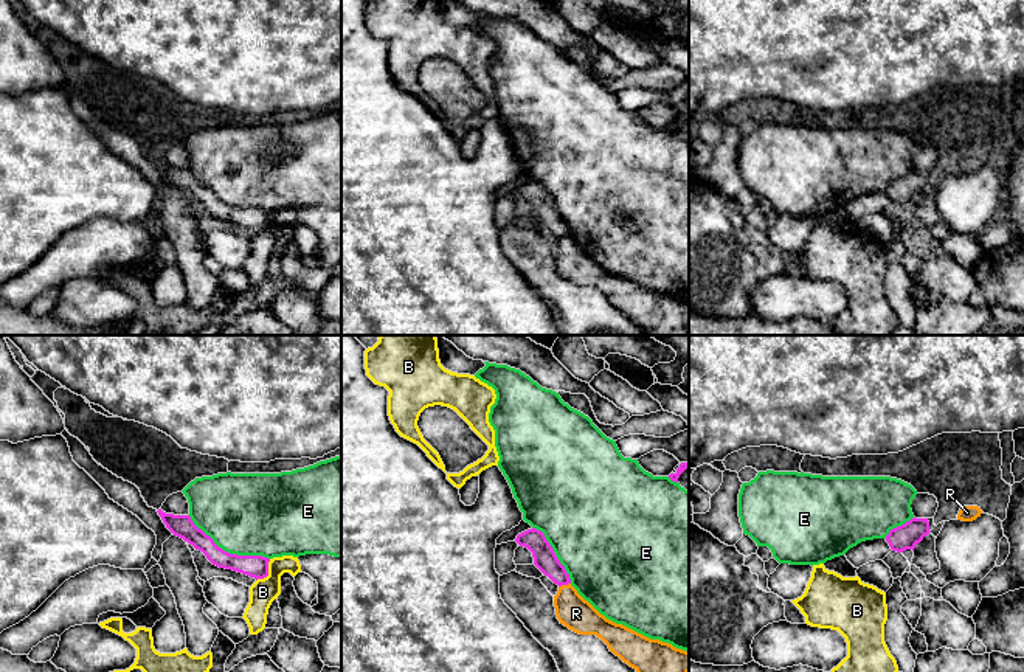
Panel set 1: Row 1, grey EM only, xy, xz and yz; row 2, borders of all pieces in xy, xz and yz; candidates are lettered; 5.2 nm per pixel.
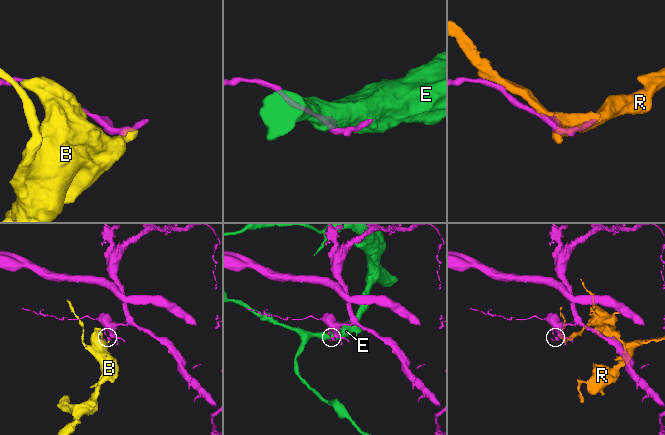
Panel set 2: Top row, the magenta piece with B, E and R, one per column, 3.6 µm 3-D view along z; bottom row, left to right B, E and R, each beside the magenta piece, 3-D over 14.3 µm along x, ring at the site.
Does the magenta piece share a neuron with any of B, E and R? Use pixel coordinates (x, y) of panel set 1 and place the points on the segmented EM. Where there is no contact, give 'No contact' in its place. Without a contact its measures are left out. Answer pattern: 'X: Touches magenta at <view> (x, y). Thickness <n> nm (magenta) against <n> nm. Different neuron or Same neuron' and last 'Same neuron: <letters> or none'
B: Touches magenta at xy (267, 573). Thickness 120 nm (magenta) against 140 nm. Different neuron
E: Touches magenta at xy (228, 553). Thickness 120 nm (magenta) against 440 nm. Different neuron
R: Touches magenta at xz (563, 584). Thickness 120 nm (magenta) against 170 nm. Different neuron
Same neuron: none

